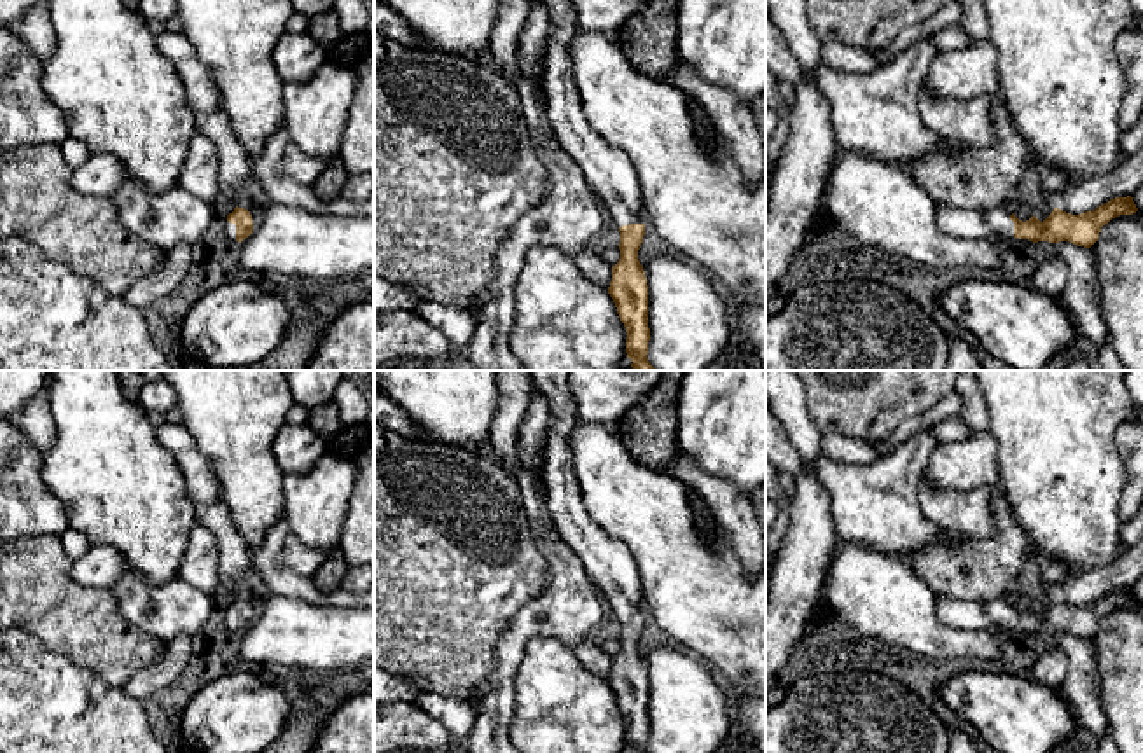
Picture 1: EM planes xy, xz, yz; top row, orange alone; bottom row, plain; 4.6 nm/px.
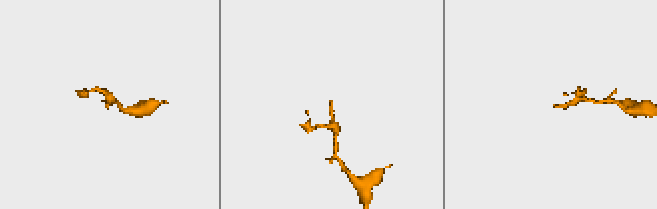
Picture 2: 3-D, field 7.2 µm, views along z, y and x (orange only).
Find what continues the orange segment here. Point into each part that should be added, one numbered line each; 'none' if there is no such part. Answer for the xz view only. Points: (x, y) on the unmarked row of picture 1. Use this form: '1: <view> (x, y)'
1: xz (609, 563)

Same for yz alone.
1: yz (962, 614)

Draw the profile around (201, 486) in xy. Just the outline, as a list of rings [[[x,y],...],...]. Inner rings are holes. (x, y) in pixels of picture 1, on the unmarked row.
[[[164,423],[157,428],[157,440],[173,454],[192,503],[197,507],[218,501],[215,468],[199,451],[190,432],[184,425]]]

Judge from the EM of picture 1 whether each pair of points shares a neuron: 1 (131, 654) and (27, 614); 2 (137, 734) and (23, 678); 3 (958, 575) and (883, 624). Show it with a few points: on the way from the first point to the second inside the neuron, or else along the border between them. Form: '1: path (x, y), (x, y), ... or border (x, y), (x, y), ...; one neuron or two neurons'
1: path (105, 642), (84, 624), (62, 614), (53, 614); one neuron
2: path (109, 734), (79, 734), (51, 706); one neuron
3: border (906, 559), (937, 594); two neurons

